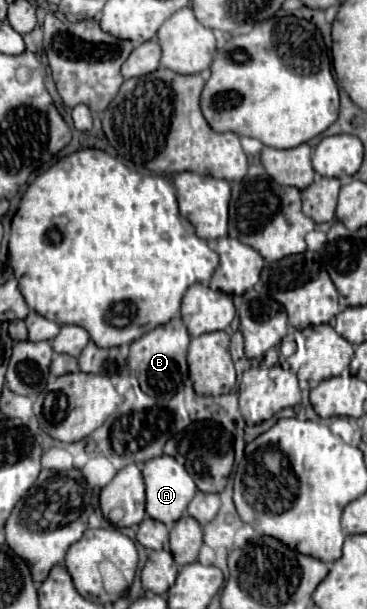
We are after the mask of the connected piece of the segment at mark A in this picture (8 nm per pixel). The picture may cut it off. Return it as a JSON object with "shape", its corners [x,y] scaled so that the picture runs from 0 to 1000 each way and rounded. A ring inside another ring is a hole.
{"shape":[[[452,745],[398,755],[387,765],[387,782],[398,795],[398,844],[431,857],[447,857],[452,864],[469,864],[496,847],[496,841],[507,837],[512,824],[534,808],[523,782],[507,775],[496,762],[485,762],[469,749]]]}

